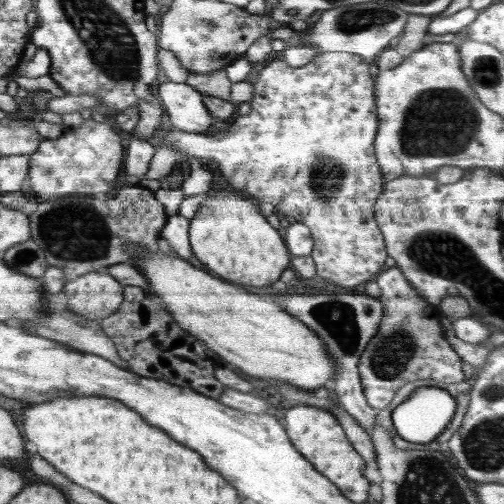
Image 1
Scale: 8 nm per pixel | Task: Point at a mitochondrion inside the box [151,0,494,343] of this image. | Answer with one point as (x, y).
(439, 122)

